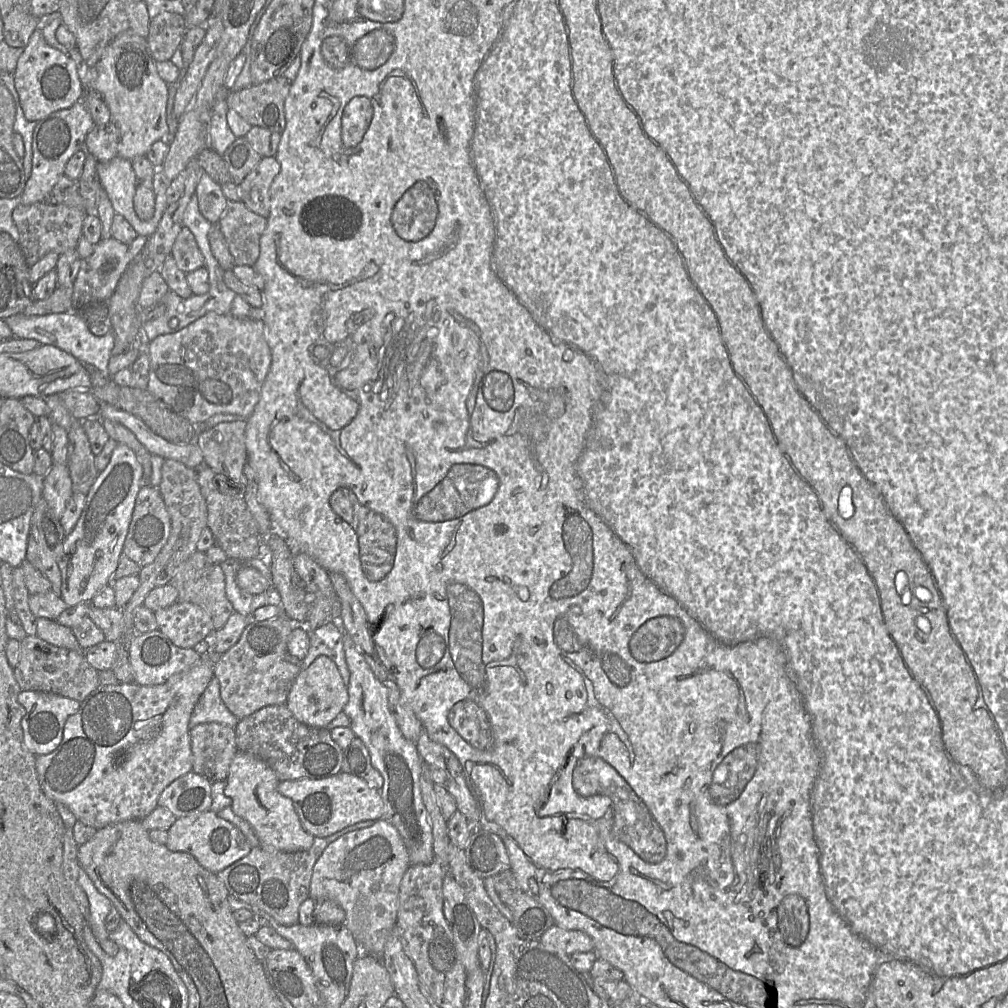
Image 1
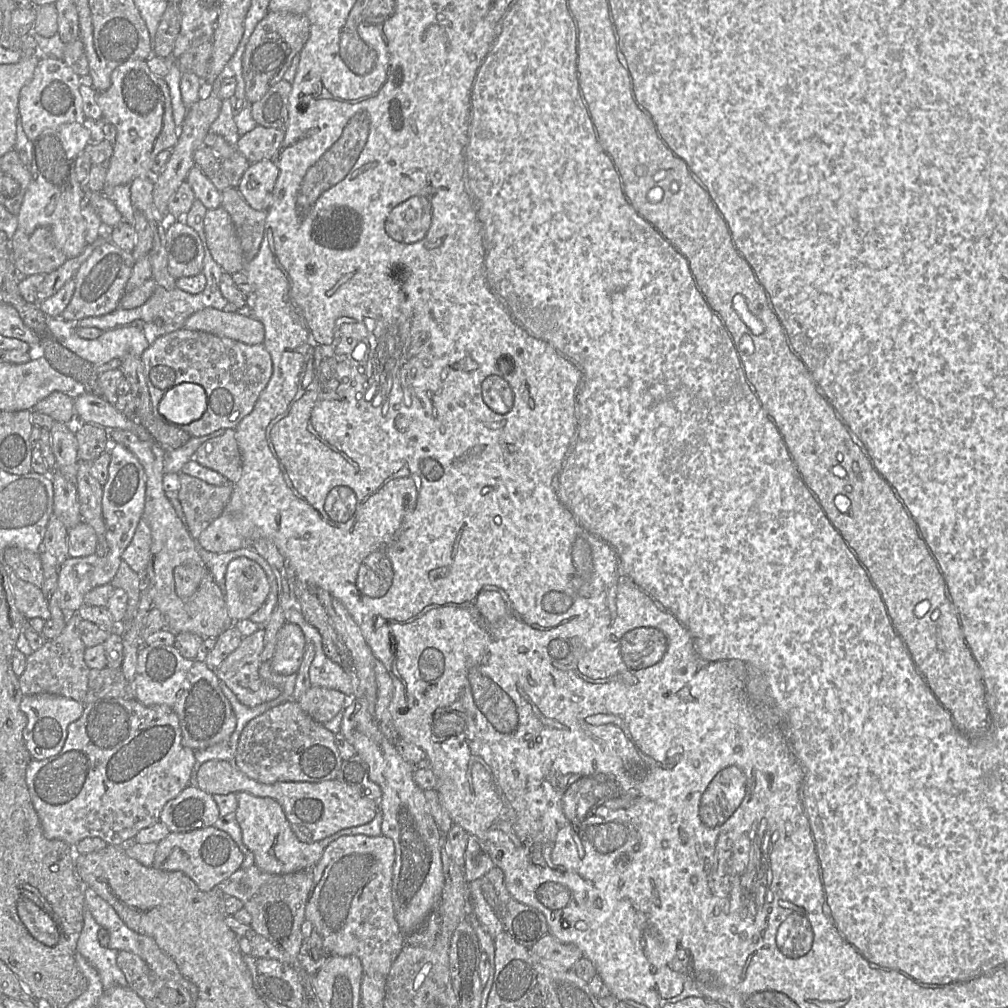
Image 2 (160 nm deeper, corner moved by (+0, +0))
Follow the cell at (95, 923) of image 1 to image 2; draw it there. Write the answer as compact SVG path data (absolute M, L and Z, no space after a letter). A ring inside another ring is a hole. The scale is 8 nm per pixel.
M86 909L83 927L77 941L77 953L80 954L98 973L104 991L114 987L127 987L127 981L117 965L119 951L99 944L97 934L100 926Z

